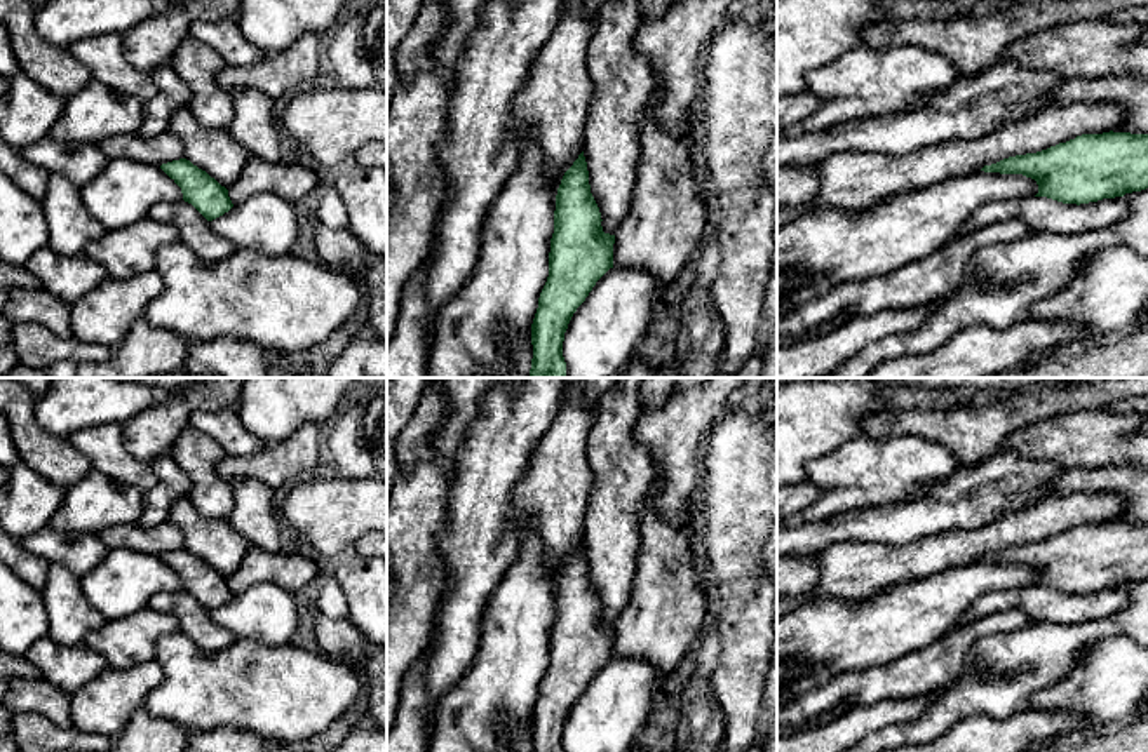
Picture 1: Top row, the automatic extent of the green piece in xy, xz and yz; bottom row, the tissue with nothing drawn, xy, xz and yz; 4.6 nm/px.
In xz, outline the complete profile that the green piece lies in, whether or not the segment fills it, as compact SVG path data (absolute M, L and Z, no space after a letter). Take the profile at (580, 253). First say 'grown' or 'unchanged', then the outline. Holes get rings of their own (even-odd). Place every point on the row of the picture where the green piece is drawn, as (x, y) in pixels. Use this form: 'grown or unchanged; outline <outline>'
unchanged; outline M584 151L564 172L556 195L549 277L531 324L530 378L564 378L563 341L577 308L613 268L615 235L604 233L591 193Z

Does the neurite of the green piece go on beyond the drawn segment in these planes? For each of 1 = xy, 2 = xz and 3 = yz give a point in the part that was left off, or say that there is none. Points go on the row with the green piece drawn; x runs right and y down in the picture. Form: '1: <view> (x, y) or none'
1: none
2: none
3: none

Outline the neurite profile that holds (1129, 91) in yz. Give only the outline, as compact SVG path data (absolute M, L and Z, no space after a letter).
M1070 78L1054 92L1052 106L1073 103L1117 103L1127 110L1127 117L1113 132L1148 134L1148 78Z

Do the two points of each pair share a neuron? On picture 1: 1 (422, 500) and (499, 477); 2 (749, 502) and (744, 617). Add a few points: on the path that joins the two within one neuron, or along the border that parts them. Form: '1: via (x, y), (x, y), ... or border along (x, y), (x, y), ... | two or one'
1: border along (452, 481), (446, 526), (441, 533) | two
2: via (744, 530), (744, 589) | one

